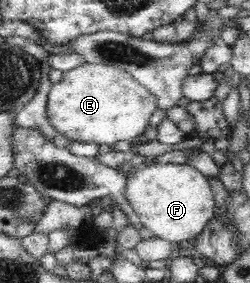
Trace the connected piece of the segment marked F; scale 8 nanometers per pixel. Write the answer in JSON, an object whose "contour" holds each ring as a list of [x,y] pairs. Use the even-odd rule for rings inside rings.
{"contour":[[[152,164],[148,166],[140,166],[137,170],[127,176],[127,195],[128,200],[138,213],[140,222],[143,228],[148,229],[157,239],[166,241],[167,243],[174,243],[176,246],[191,246],[197,236],[208,226],[208,223],[213,219],[215,213],[215,196],[211,189],[210,179],[204,176],[200,171],[188,167],[184,164]]]}

